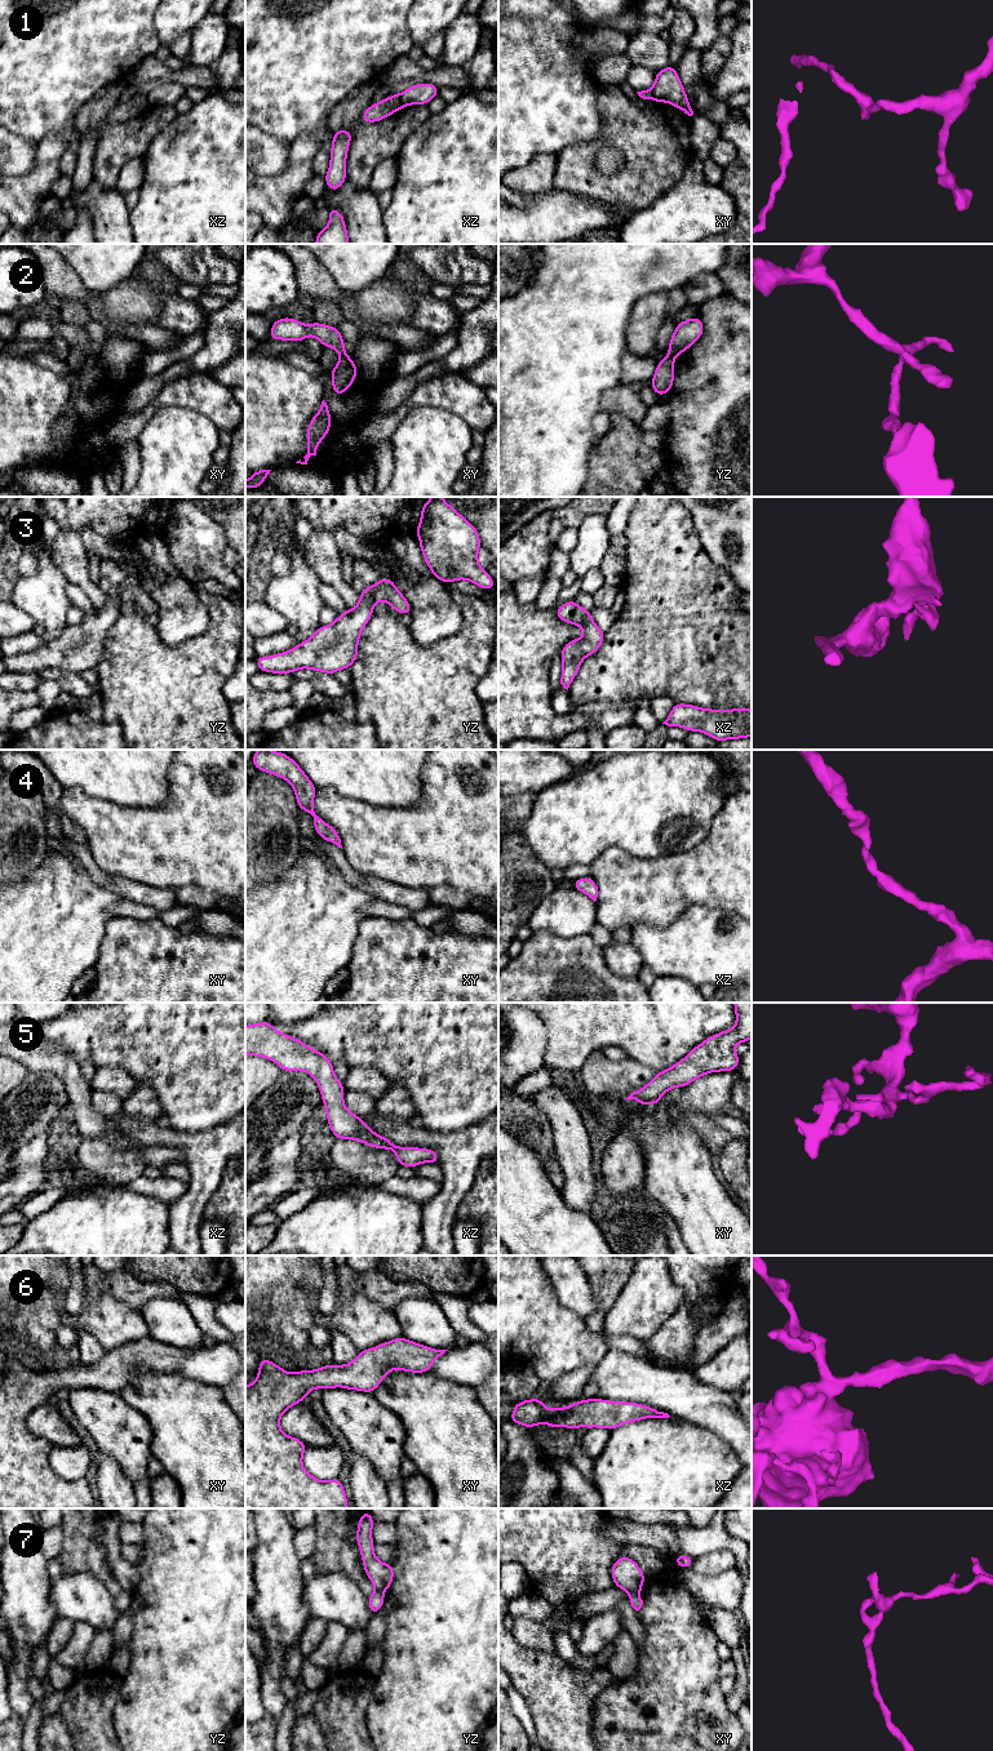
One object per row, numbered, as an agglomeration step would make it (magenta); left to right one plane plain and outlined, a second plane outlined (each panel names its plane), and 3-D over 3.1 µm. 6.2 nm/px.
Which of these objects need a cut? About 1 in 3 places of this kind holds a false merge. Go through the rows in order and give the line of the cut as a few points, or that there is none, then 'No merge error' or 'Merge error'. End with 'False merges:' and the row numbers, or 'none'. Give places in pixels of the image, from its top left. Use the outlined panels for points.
1: Split along xz (397, 94), (404, 106). Merge error
2: Split along yz (668, 354), (673, 358). Merge error
3: No split. No merge error
4: No split. No merge error
5: No split. No merge error
6: No split. No merge error
7: Split along xy (637, 1591), (629, 1594). Merge error
False merges: 1, 2, 7

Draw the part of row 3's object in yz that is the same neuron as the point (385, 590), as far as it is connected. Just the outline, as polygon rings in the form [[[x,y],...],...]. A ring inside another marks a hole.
[[[381,578],[365,587],[354,609],[338,615],[332,625],[319,626],[315,634],[293,649],[270,657],[254,658],[258,670],[272,674],[293,674],[310,668],[334,675],[358,659],[360,632],[373,614],[377,601],[386,601],[400,615],[411,614],[412,606],[393,579]]]

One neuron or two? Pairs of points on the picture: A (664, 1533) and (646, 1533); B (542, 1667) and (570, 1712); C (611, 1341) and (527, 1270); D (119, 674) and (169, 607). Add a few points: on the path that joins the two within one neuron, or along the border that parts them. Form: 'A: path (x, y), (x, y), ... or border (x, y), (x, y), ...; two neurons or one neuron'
A: path (660, 1533), (650, 1533); one neuron
B: path (542, 1679), (561, 1701); one neuron
C: border (601, 1333), (608, 1349); two neurons
D: border (154, 627), (165, 644), (177, 645), (182, 641); two neurons

